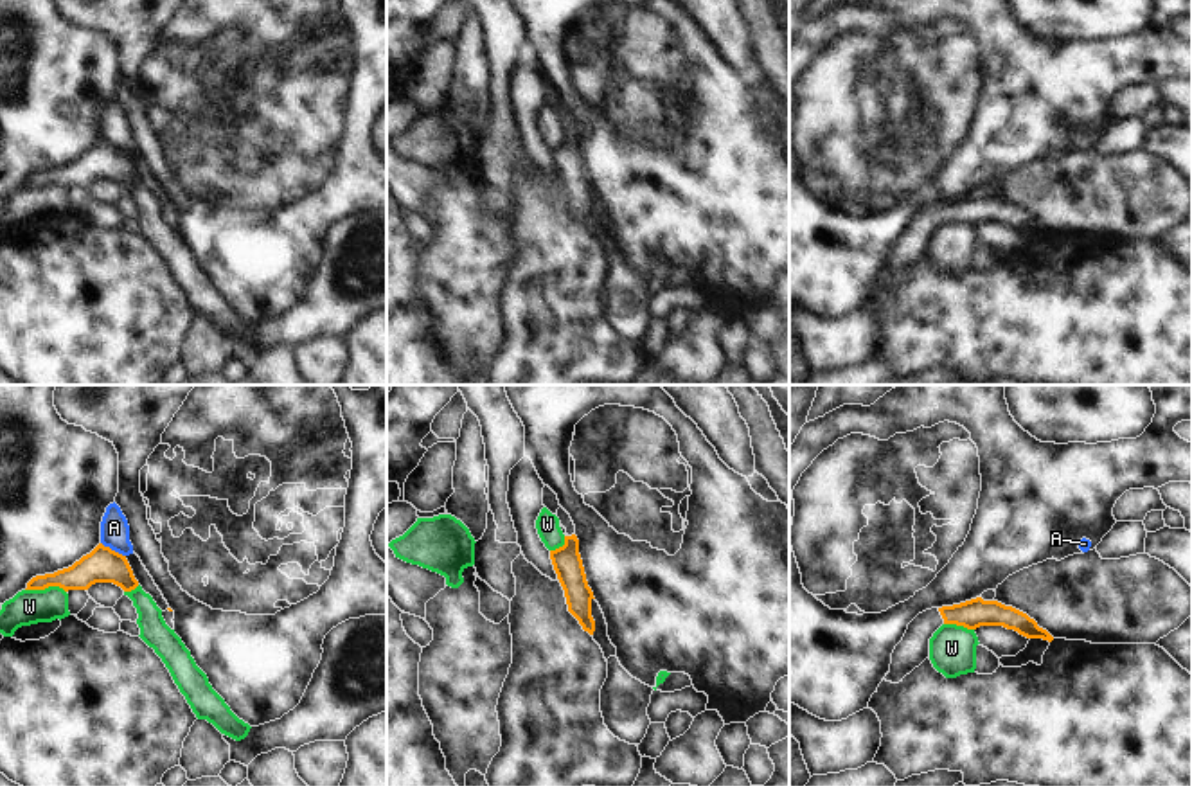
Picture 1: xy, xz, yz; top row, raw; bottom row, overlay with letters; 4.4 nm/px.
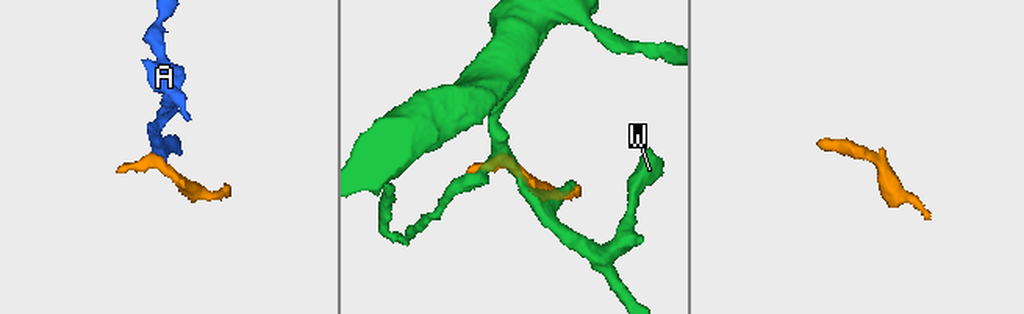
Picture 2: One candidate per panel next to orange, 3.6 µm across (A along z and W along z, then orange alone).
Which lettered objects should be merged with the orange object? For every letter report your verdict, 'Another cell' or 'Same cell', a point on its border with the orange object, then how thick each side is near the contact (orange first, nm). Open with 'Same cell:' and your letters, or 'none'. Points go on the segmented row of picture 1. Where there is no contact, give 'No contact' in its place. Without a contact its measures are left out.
Same cell: none
A: Another cell. Touches orange at xy (114, 551). Thickness 160 nm (orange) against 130 nm
W: Another cell. Touches orange at xy (45, 587). Thickness 140 nm (orange) against 160 nm.

